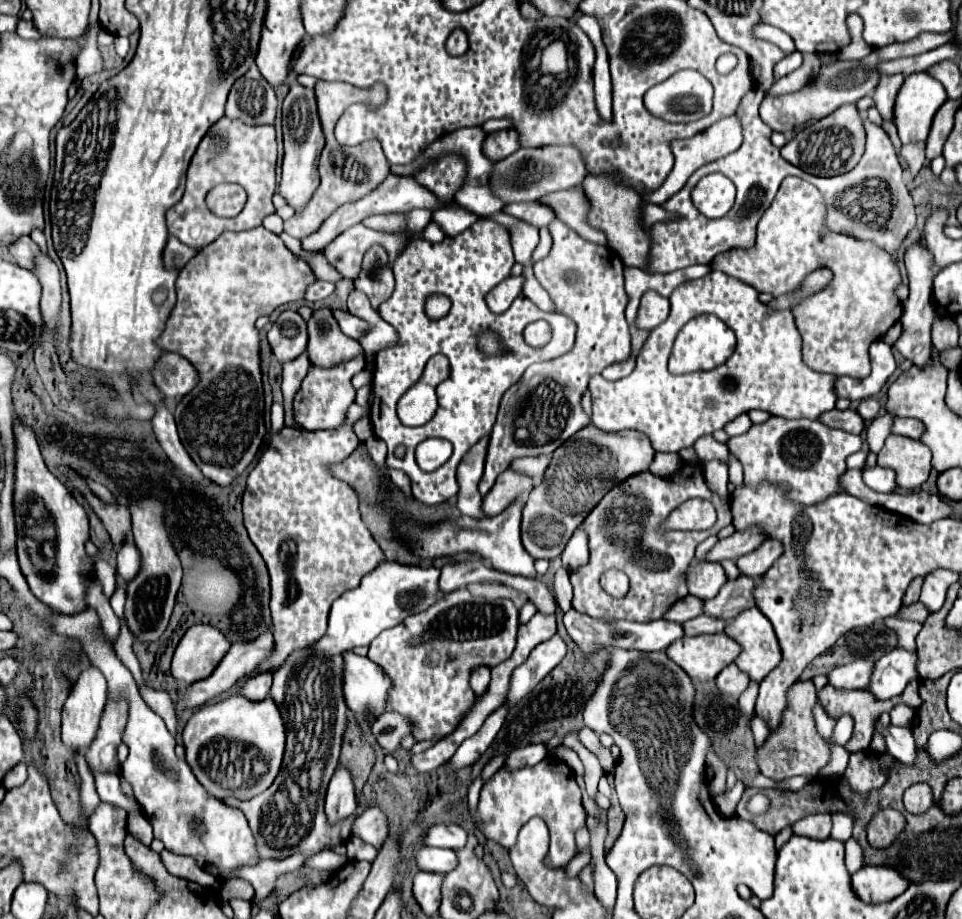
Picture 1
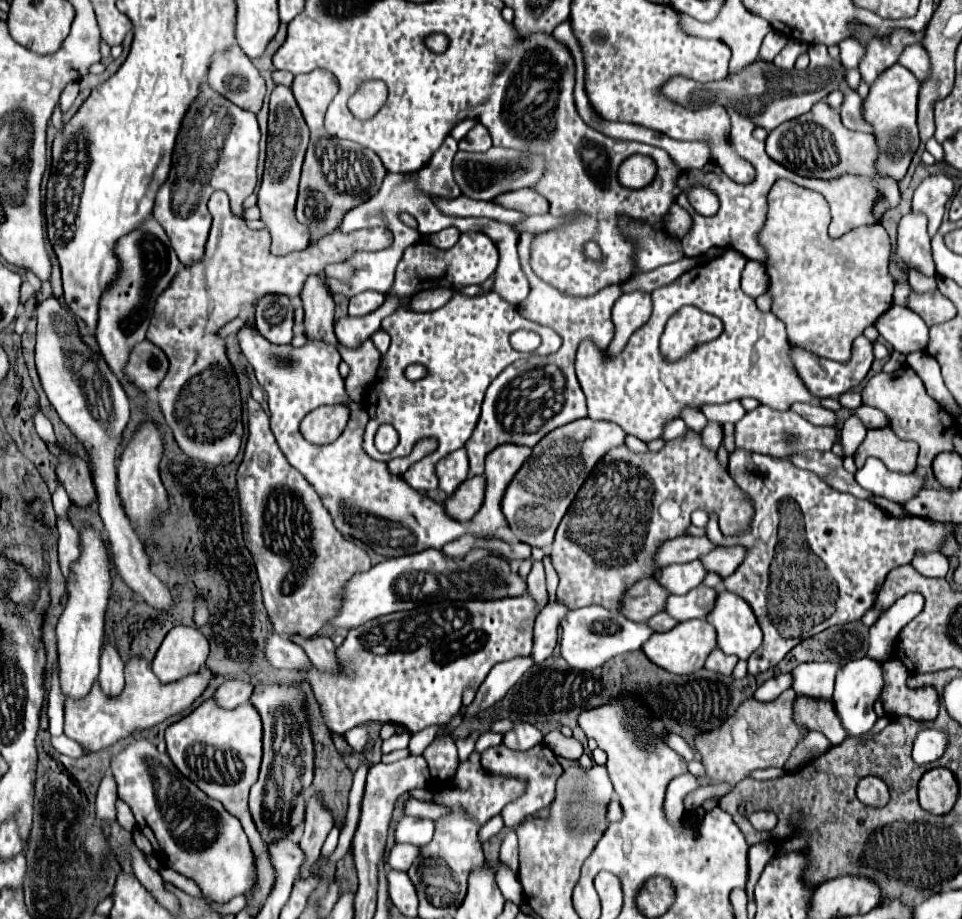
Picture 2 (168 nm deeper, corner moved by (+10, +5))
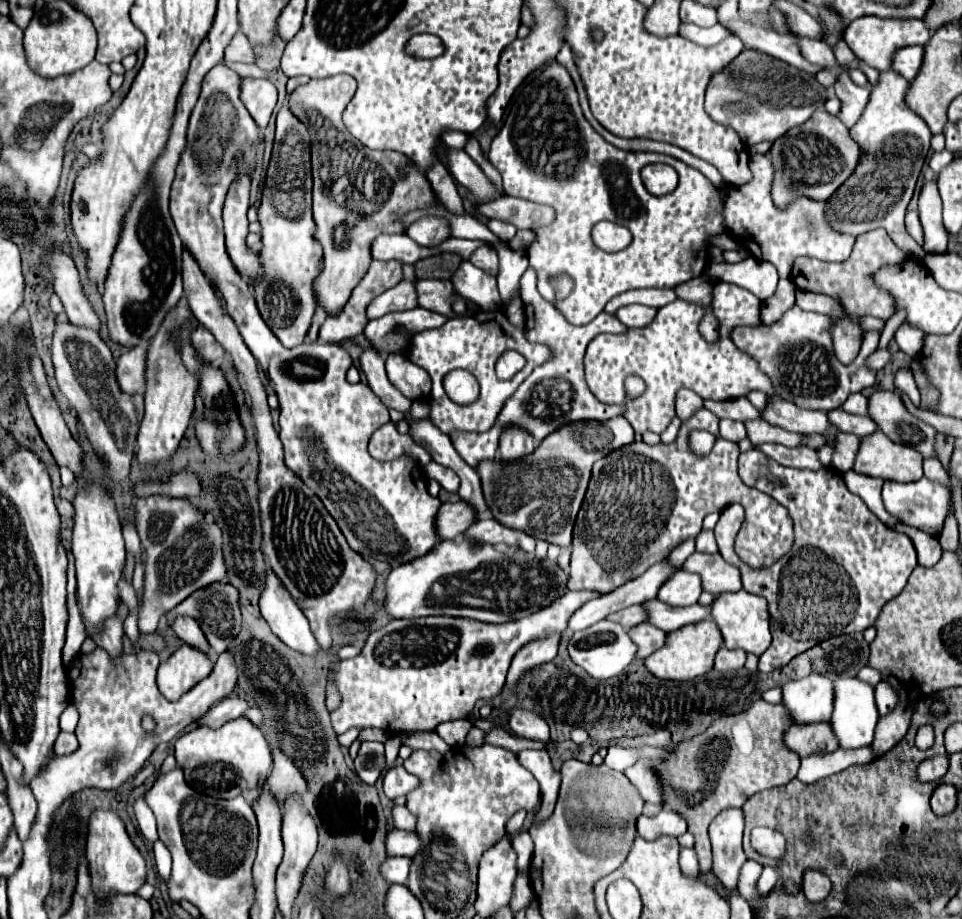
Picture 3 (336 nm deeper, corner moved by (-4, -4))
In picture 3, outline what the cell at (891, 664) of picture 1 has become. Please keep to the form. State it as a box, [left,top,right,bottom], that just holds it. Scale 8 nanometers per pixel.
[830,677,878,749]

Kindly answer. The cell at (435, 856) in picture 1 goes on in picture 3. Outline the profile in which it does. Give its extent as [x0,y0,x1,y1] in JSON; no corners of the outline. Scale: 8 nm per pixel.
[380,857,410,885]

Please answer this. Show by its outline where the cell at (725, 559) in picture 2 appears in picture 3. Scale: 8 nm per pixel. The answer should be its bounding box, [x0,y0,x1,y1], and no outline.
[682,553,742,595]

